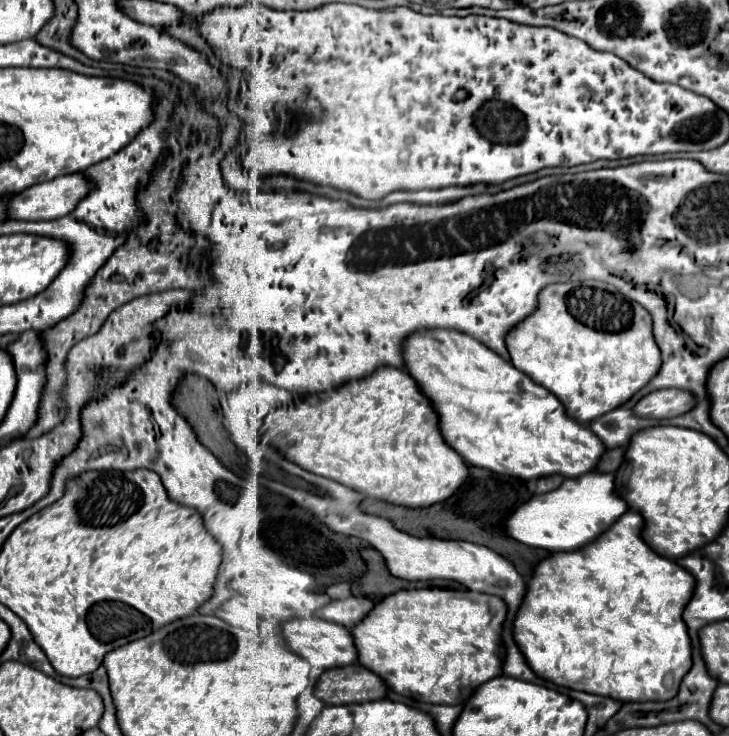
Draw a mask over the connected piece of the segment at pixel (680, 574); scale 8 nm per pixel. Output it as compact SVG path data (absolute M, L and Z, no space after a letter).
M628 511L612 525L612 529L606 529L588 547L570 551L570 553L554 553L552 557L538 563L534 577L528 583L524 605L520 607L514 621L514 639L520 651L524 653L528 665L538 677L560 687L568 687L568 689L576 689L576 691L584 691L592 695L602 695L602 697L612 697L624 703L626 701L668 701L668 697L676 697L676 689L680 687L684 673L688 673L688 669L692 667L690 637L688 637L688 627L684 625L684 619L682 619L682 609L692 599L692 589L696 589L696 579L692 579L692 573L686 573L686 569L680 567L676 561L654 553L640 535L642 527L644 527L644 519L640 517L640 513Z

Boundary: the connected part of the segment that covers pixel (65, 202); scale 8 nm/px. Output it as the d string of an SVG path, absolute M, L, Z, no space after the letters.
M84 173L56 177L16 193L16 197L10 199L8 217L24 221L64 217L76 207L76 201L80 201L84 193L88 193L88 177Z

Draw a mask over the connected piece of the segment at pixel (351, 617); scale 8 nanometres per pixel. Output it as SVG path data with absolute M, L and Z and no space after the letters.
M348 597L348 599L332 601L330 605L322 607L316 615L324 617L328 621L336 621L336 623L352 629L374 609L374 605L376 603L368 597Z

